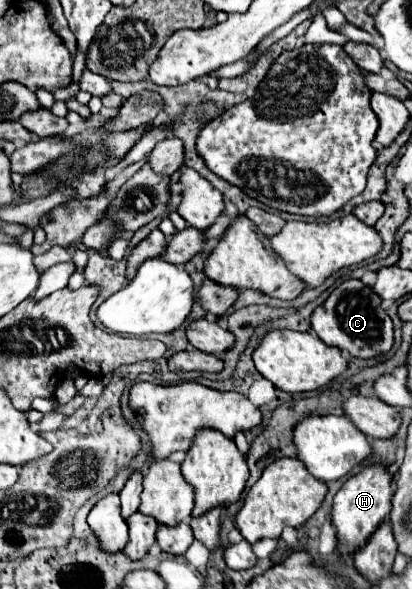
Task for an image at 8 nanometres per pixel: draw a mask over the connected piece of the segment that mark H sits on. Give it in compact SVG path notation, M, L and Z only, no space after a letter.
M374 462L364 466L358 474L350 476L338 494L334 496L334 506L332 506L332 522L336 526L336 534L342 542L342 548L346 554L354 552L372 532L374 528L386 520L390 514L390 500L392 500L392 474L388 472L386 464Z

